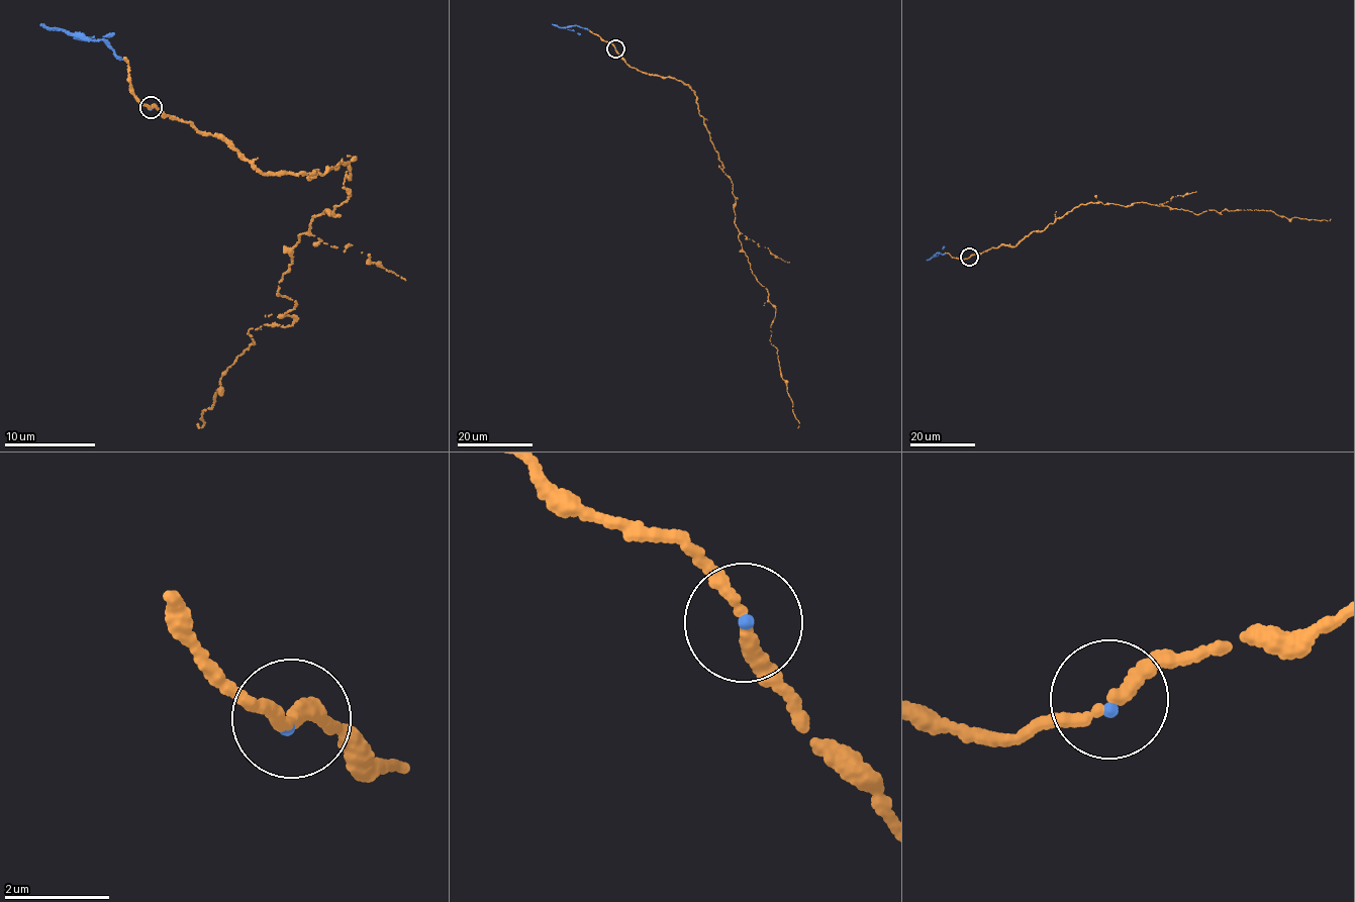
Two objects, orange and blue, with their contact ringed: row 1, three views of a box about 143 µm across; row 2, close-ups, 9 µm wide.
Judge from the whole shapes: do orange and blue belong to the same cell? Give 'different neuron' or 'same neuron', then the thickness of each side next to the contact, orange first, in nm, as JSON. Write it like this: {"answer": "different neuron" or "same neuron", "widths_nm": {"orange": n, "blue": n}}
{"answer": "same neuron", "widths_nm": {"orange": 240, "blue": 140}}

